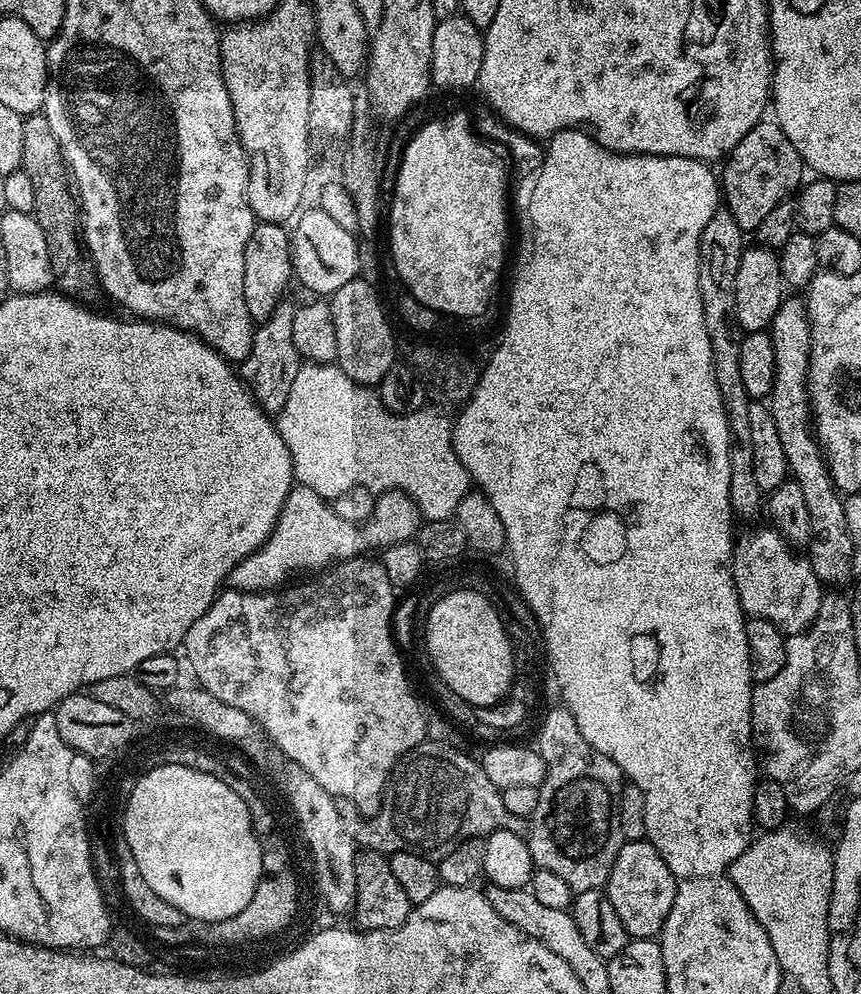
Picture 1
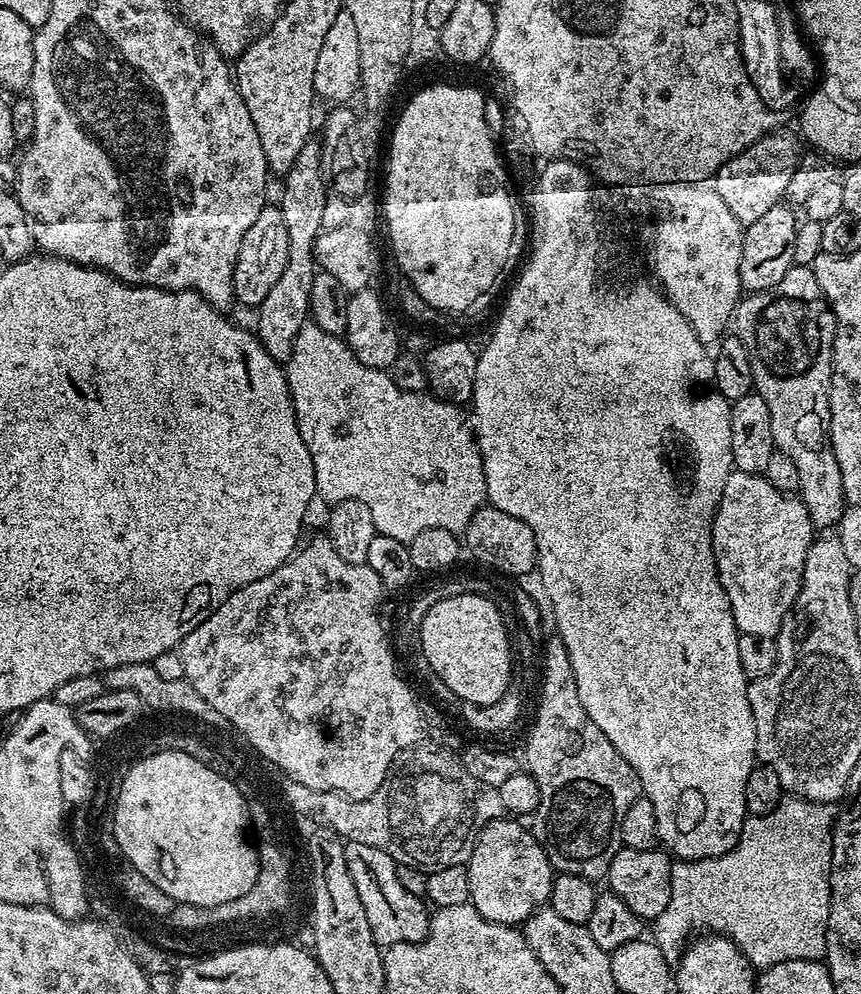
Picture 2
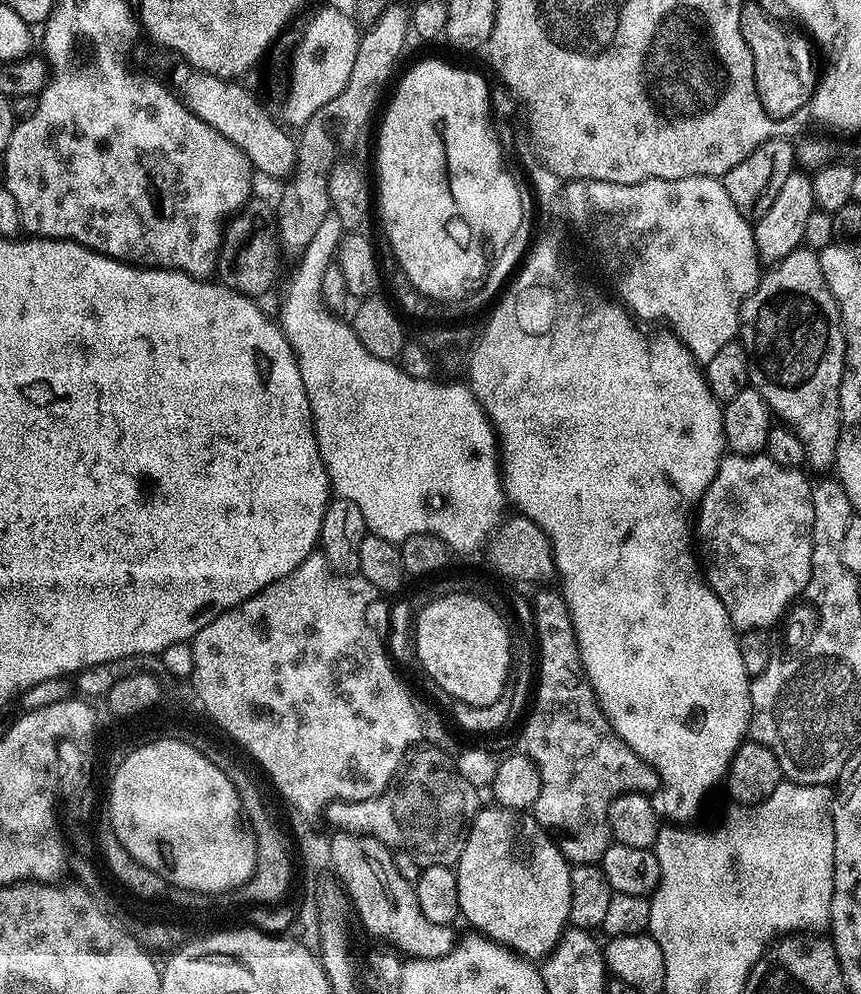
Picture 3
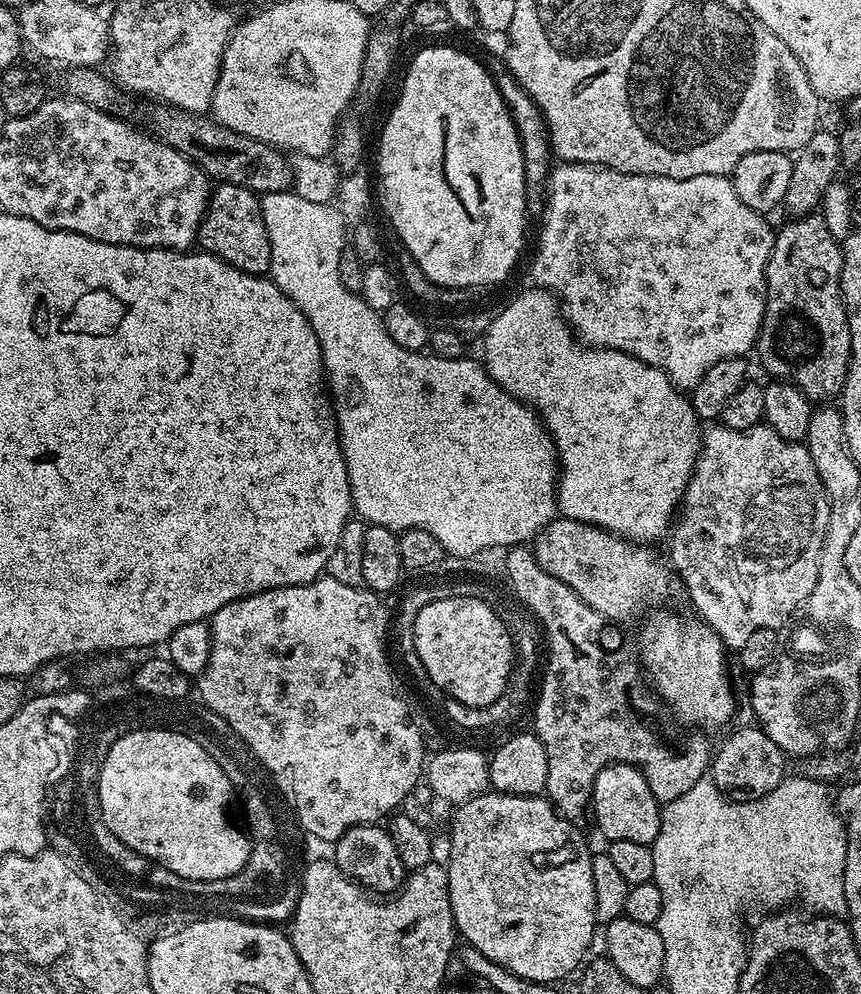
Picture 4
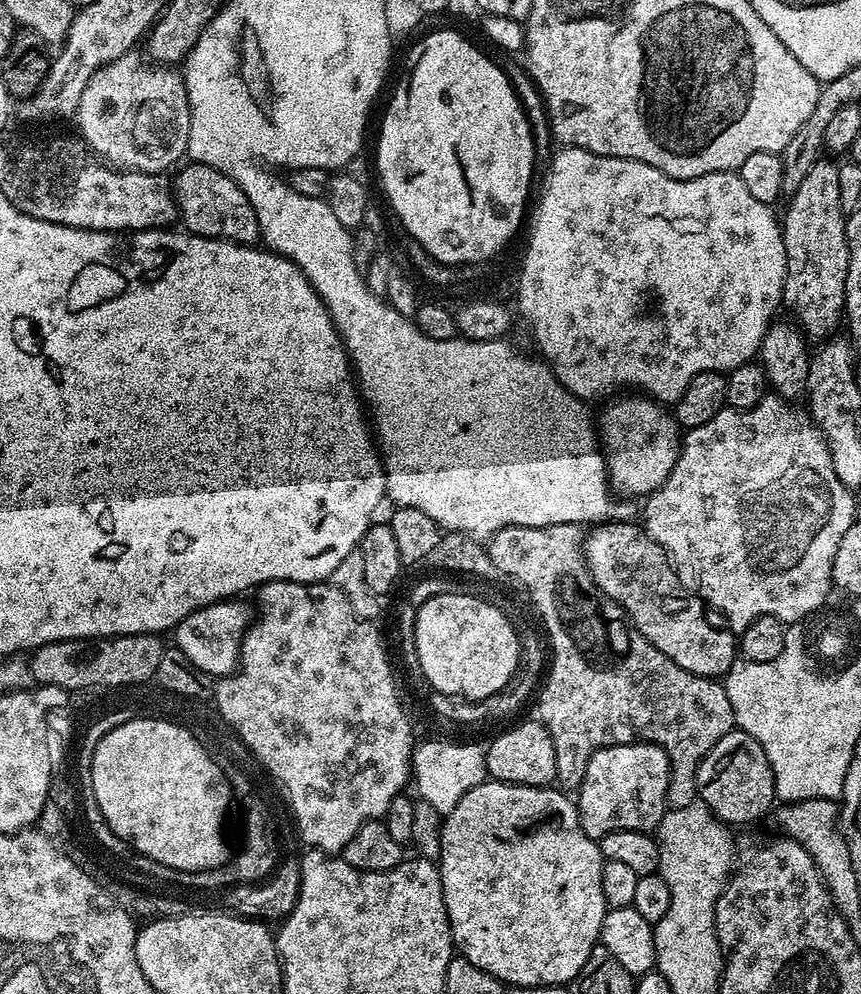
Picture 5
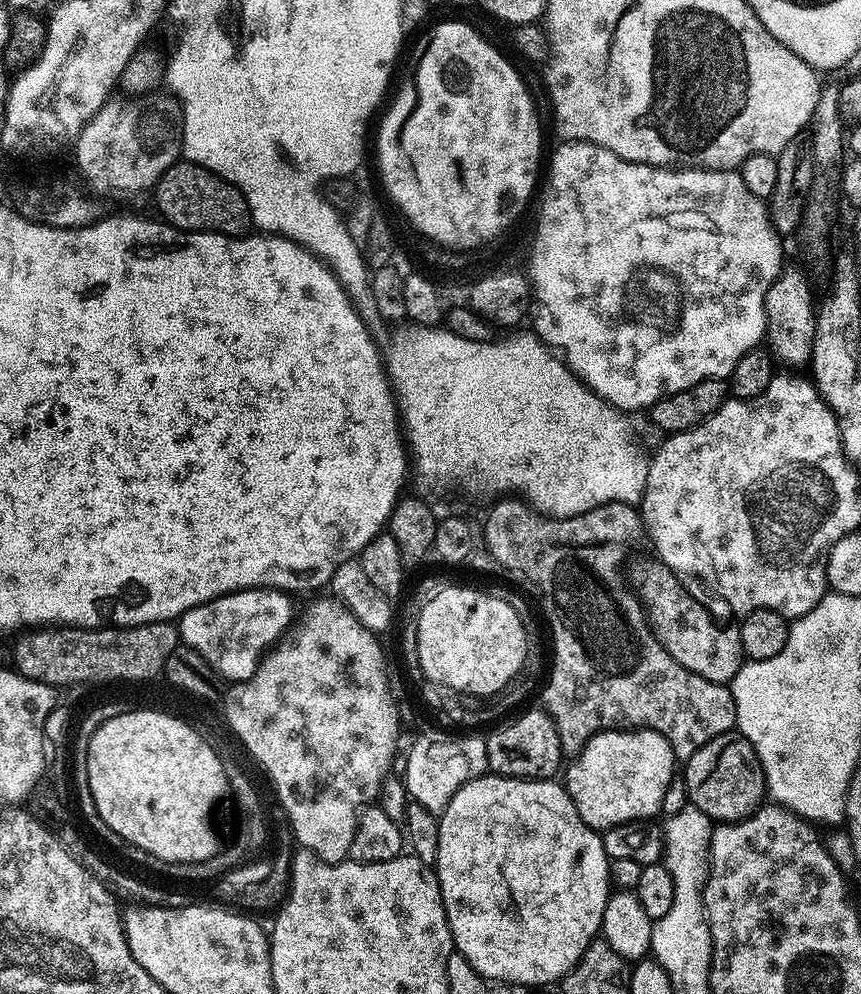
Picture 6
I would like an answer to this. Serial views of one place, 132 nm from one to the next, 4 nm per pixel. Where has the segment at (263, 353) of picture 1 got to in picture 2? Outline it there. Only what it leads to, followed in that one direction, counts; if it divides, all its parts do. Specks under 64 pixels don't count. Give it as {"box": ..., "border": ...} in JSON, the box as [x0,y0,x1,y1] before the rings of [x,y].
{"box":[254,138,329,364],"border":[[[310,138],[298,150],[298,158],[290,170],[282,176],[284,189],[280,192],[278,207],[282,214],[282,222],[286,222],[286,267],[274,282],[274,287],[266,293],[266,298],[258,305],[260,312],[256,316],[254,331],[259,338],[261,346],[279,364],[287,363],[293,353],[294,342],[298,338],[298,330],[309,319],[308,299],[310,298],[310,285],[314,282],[318,271],[316,266],[316,240],[321,232],[322,209],[326,206],[329,191],[324,186],[322,170],[320,169],[320,142],[319,139]]]}

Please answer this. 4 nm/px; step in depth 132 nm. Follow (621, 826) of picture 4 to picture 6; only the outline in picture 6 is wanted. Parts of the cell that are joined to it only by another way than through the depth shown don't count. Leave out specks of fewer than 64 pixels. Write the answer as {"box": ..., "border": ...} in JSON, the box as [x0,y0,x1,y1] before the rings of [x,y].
{"box":[562,728,678,830],"border":[[[649,728],[599,732],[586,742],[579,756],[562,776],[582,822],[597,830],[607,830],[635,820],[651,820],[661,815],[668,788],[674,783],[678,761],[670,742]]]}

